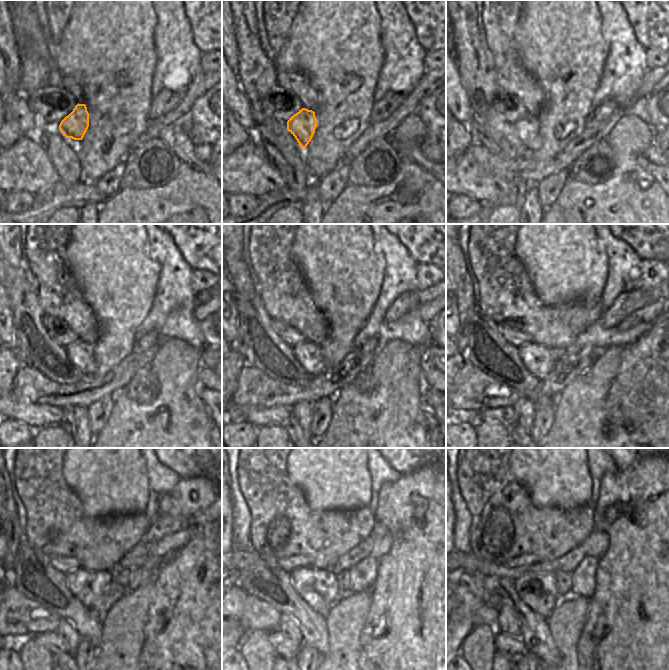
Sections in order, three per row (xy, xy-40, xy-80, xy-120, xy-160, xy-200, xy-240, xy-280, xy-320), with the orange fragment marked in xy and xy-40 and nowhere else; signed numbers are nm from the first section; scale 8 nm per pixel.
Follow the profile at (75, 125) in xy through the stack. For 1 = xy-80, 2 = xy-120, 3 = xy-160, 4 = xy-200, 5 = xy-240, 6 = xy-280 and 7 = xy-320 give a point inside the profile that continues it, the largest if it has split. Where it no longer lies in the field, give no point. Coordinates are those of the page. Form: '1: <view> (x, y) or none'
1: xy-80 (527, 128)
2: xy-120 (80, 353)
3: xy-160 (308, 354)
4: xy-200 (538, 359)
5: xy-240 (88, 586)
6: xy-280 (319, 588)
7: xy-320 (538, 590)

